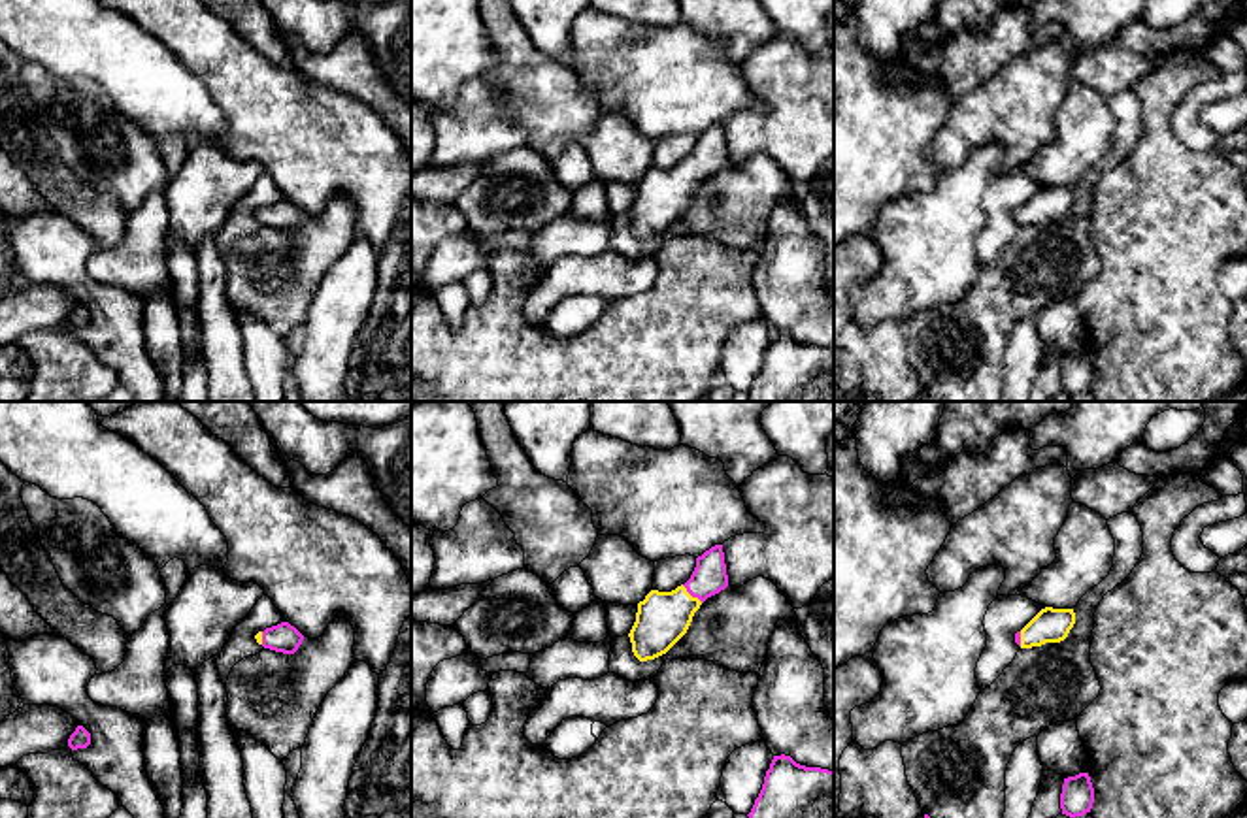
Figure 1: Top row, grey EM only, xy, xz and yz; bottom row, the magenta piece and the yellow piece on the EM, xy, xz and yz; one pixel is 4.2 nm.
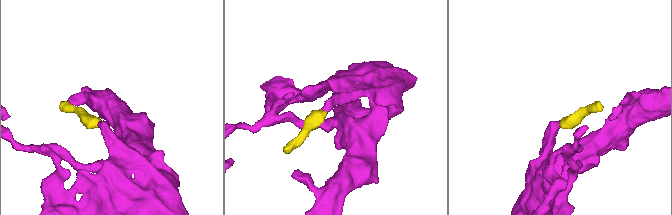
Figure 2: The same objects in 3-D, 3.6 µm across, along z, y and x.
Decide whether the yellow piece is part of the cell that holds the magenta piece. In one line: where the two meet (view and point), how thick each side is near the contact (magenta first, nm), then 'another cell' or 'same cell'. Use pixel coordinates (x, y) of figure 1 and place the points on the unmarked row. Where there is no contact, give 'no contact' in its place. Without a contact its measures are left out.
meets magenta in xz at (693, 174); 150 nm thick on the magenta side, 220 nm on the other; same cell

